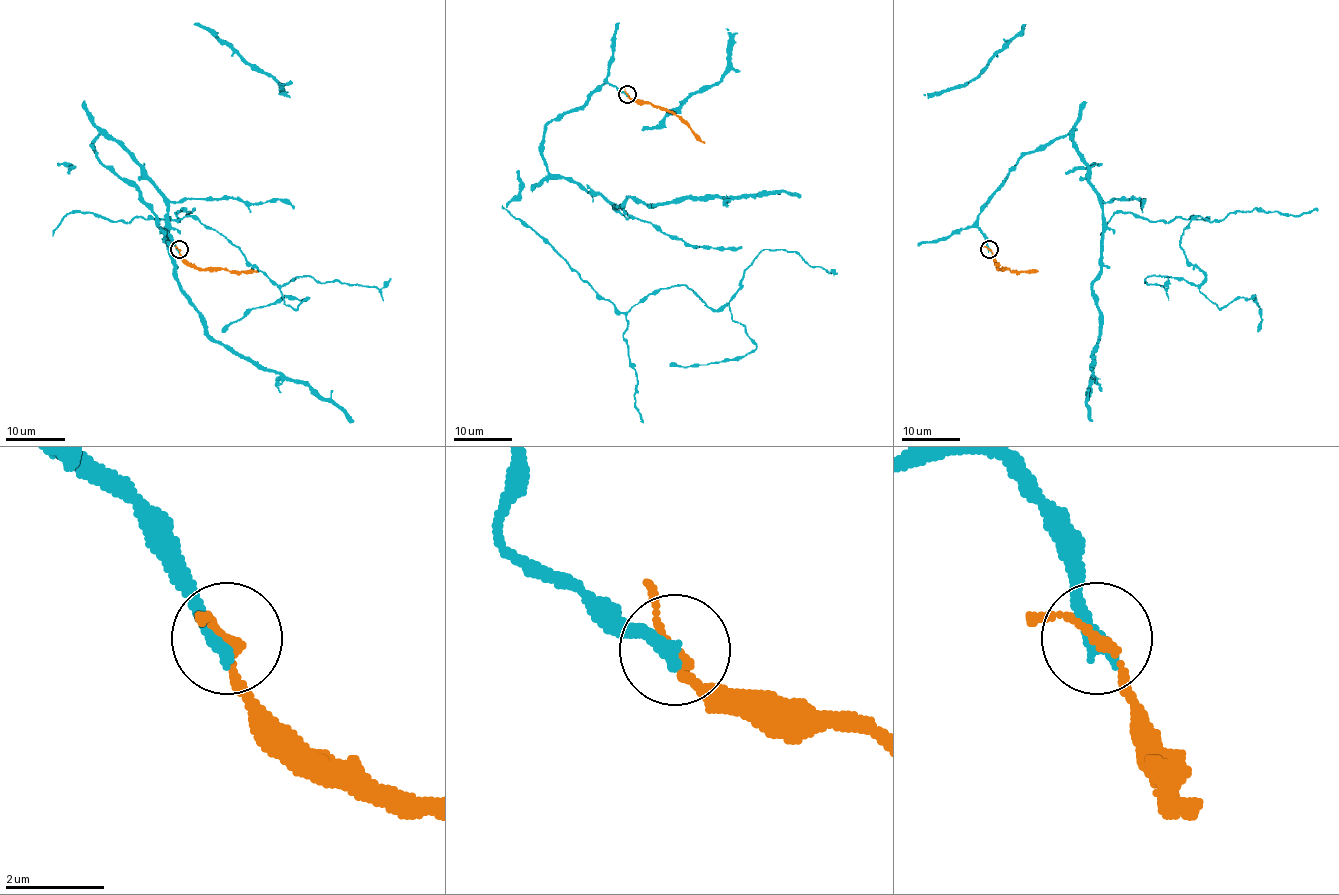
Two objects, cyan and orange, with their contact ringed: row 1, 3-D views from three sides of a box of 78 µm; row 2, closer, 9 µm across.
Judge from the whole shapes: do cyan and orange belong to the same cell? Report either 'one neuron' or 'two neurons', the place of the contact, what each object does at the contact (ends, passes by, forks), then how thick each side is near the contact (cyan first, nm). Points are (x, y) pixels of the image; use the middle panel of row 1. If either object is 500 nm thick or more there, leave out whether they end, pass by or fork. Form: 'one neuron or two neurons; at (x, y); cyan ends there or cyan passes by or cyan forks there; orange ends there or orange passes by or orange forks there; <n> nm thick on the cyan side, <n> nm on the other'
one neuron; at (627, 94); cyan ends there; orange passes by; 380 nm thick on the cyan side, 150 nm on the other

